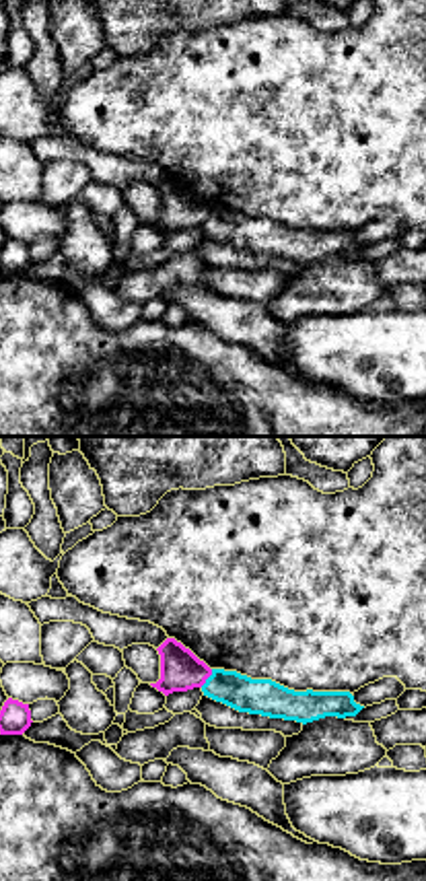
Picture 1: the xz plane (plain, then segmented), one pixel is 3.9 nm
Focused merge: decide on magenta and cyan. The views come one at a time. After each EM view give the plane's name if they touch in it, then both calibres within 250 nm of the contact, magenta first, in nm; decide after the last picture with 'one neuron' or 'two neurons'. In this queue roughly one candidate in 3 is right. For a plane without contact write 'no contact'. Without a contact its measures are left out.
meets magenta in xz; 160 nm thick on the magenta side, 140 nm on the other

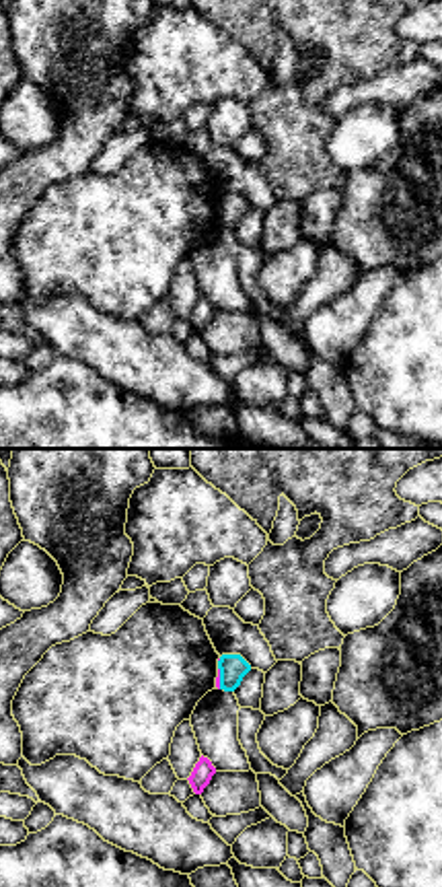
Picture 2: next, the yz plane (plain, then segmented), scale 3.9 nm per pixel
meets magenta in yz; 20 nm thick on the magenta side, 110 nm on the other

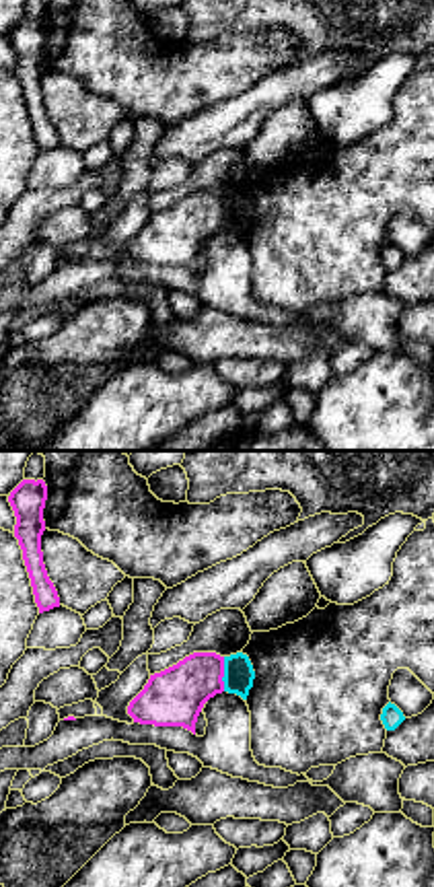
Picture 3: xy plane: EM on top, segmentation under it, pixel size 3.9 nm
meets magenta in xy; 220 nm thick on the magenta side, 120 nm on the other

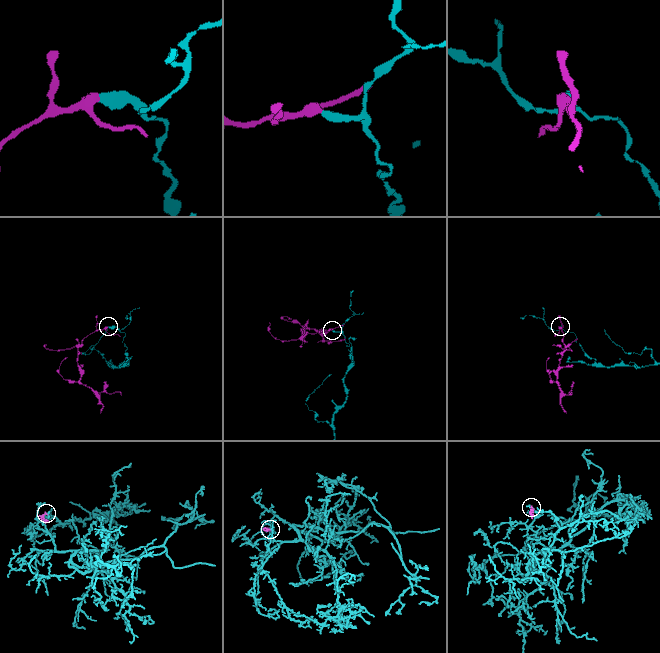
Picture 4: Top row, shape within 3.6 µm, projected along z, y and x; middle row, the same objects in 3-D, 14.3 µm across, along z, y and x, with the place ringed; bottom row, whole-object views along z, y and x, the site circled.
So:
one neuron

